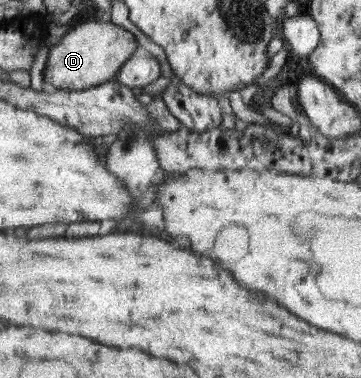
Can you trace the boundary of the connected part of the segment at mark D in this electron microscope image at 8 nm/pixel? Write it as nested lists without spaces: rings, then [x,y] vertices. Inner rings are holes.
[[[87,21],[73,26],[58,41],[49,45],[50,54],[42,71],[49,88],[78,91],[115,80],[120,66],[134,53],[141,52],[139,38],[112,22]]]

